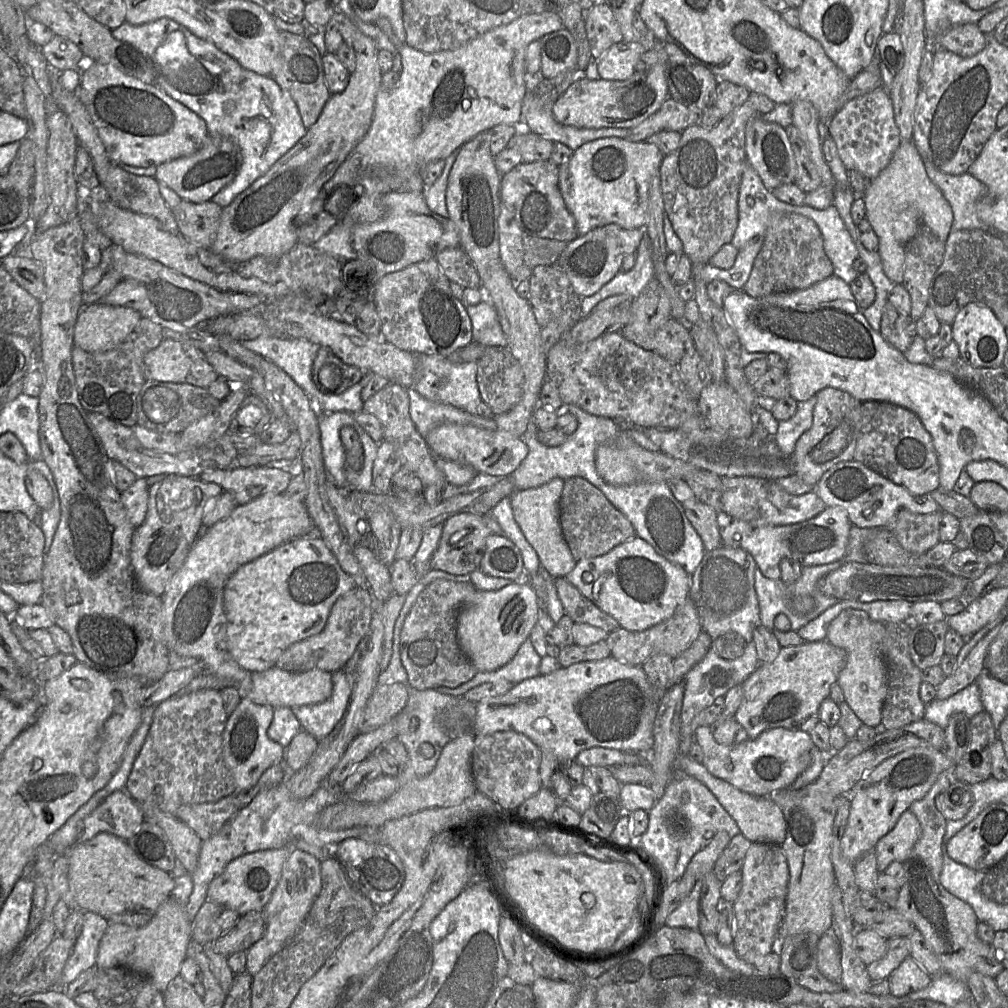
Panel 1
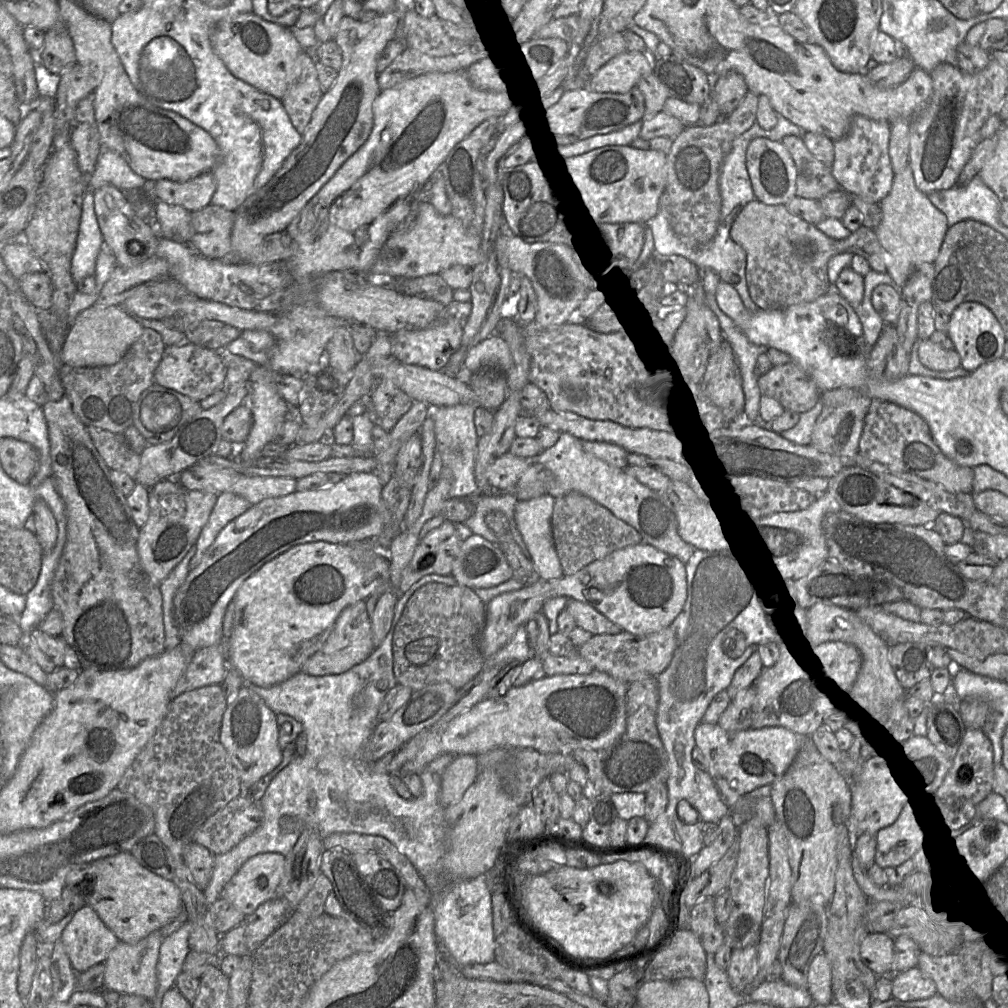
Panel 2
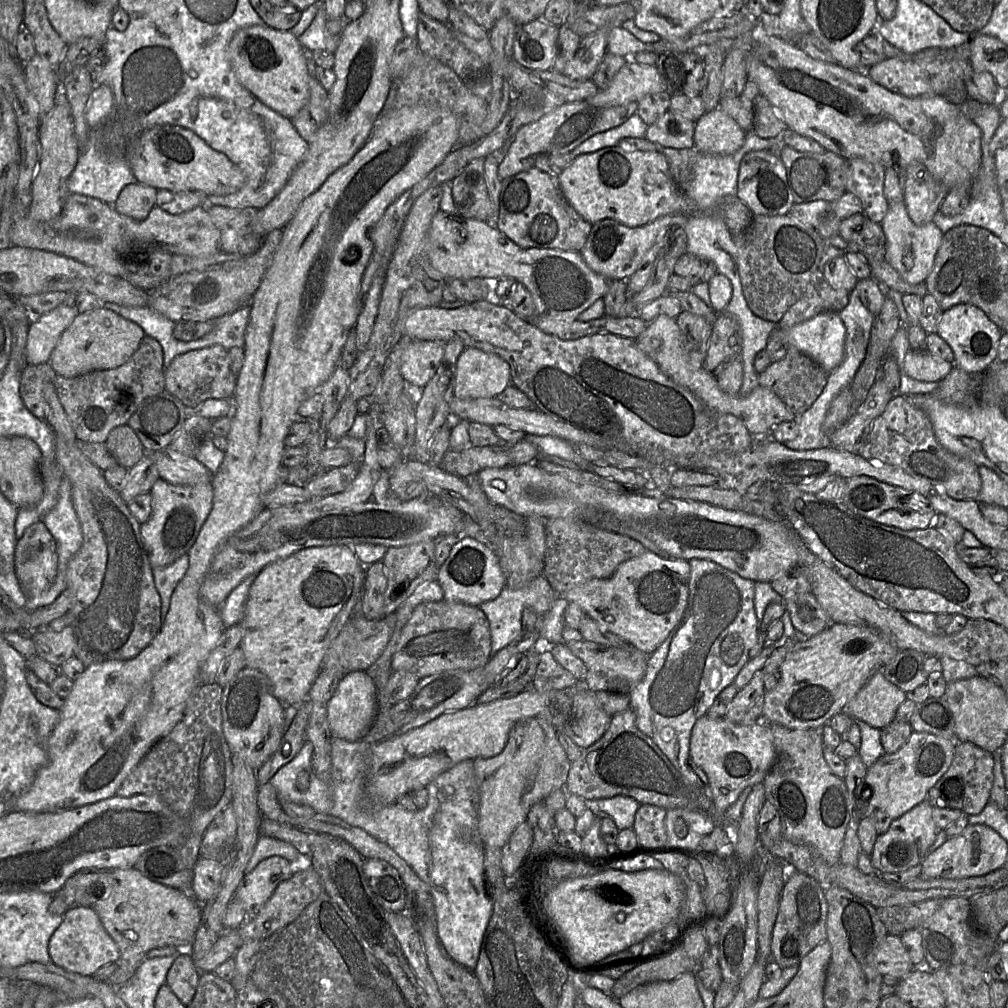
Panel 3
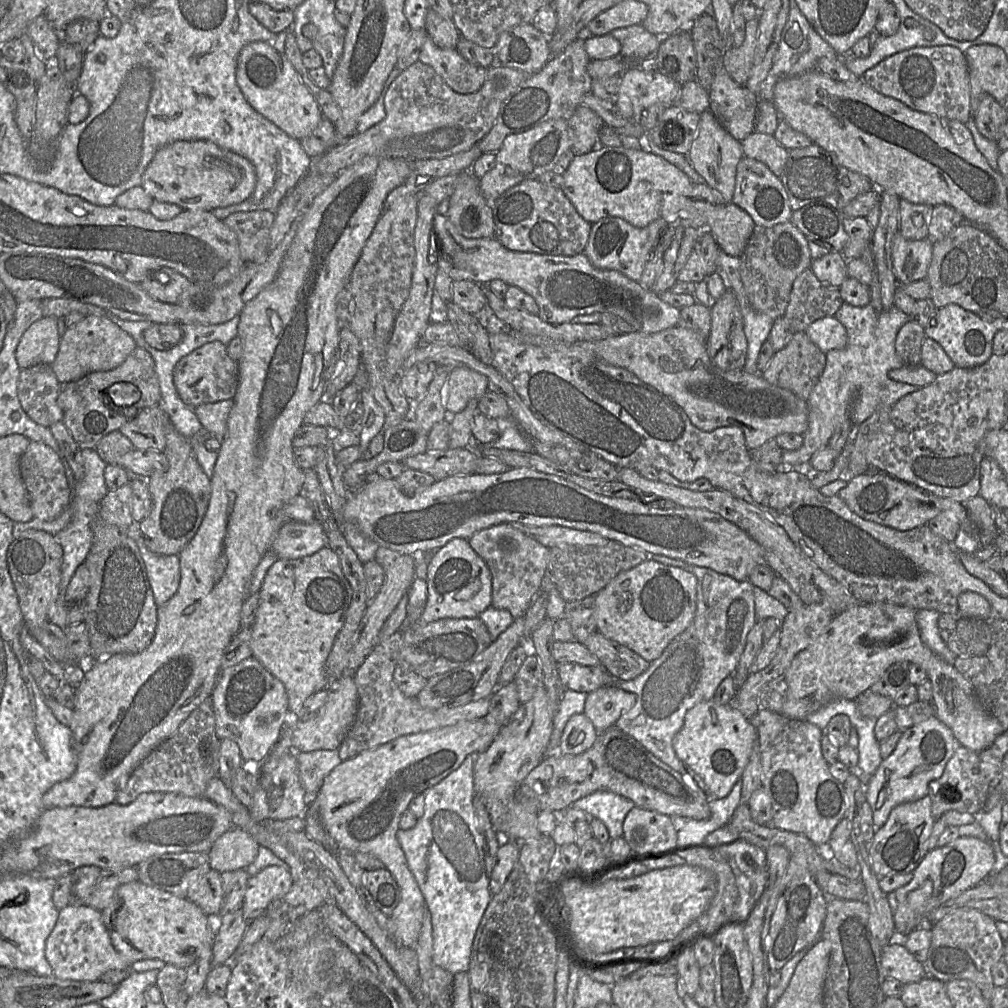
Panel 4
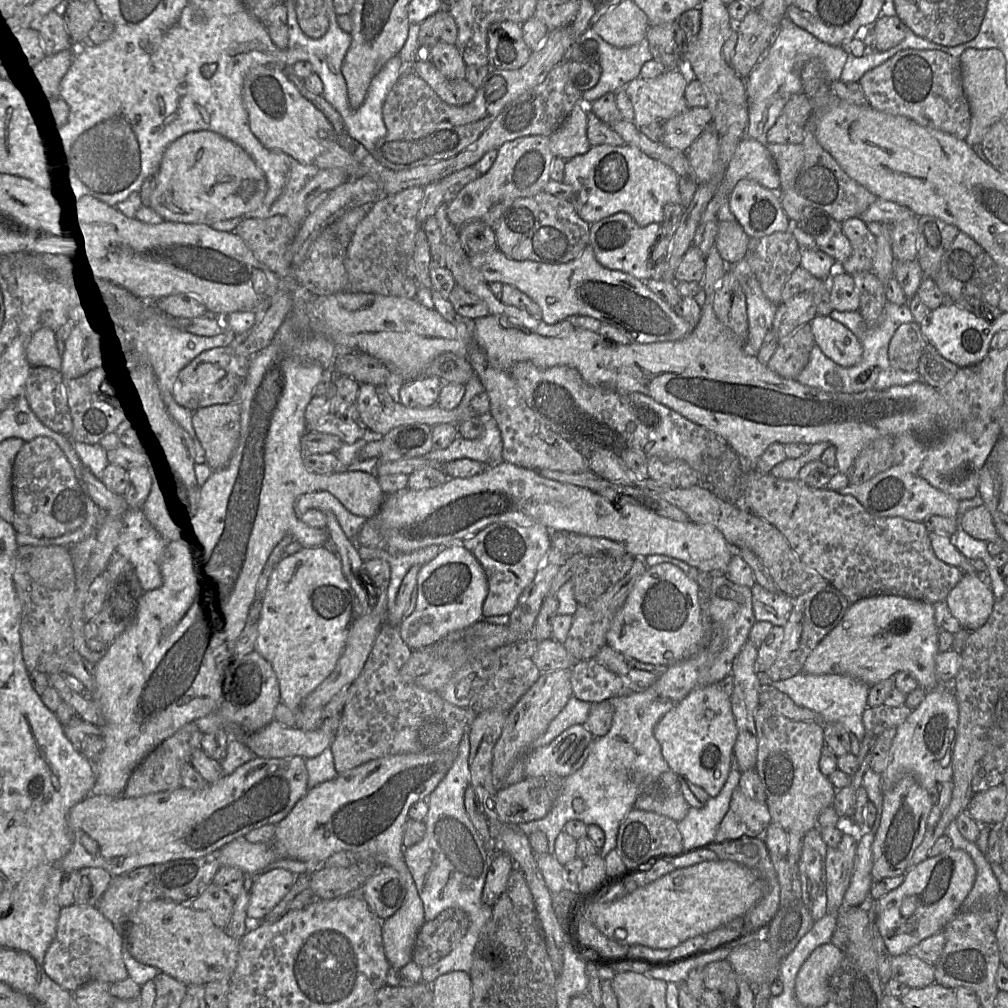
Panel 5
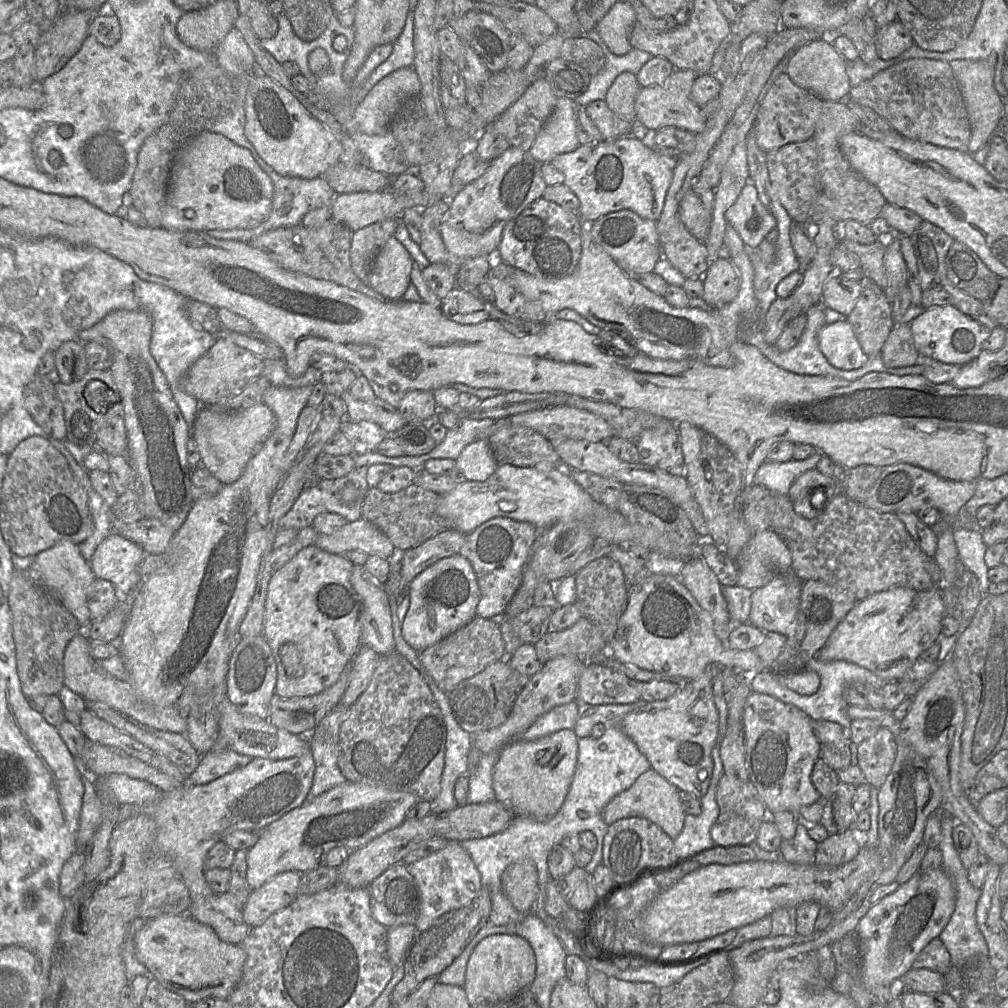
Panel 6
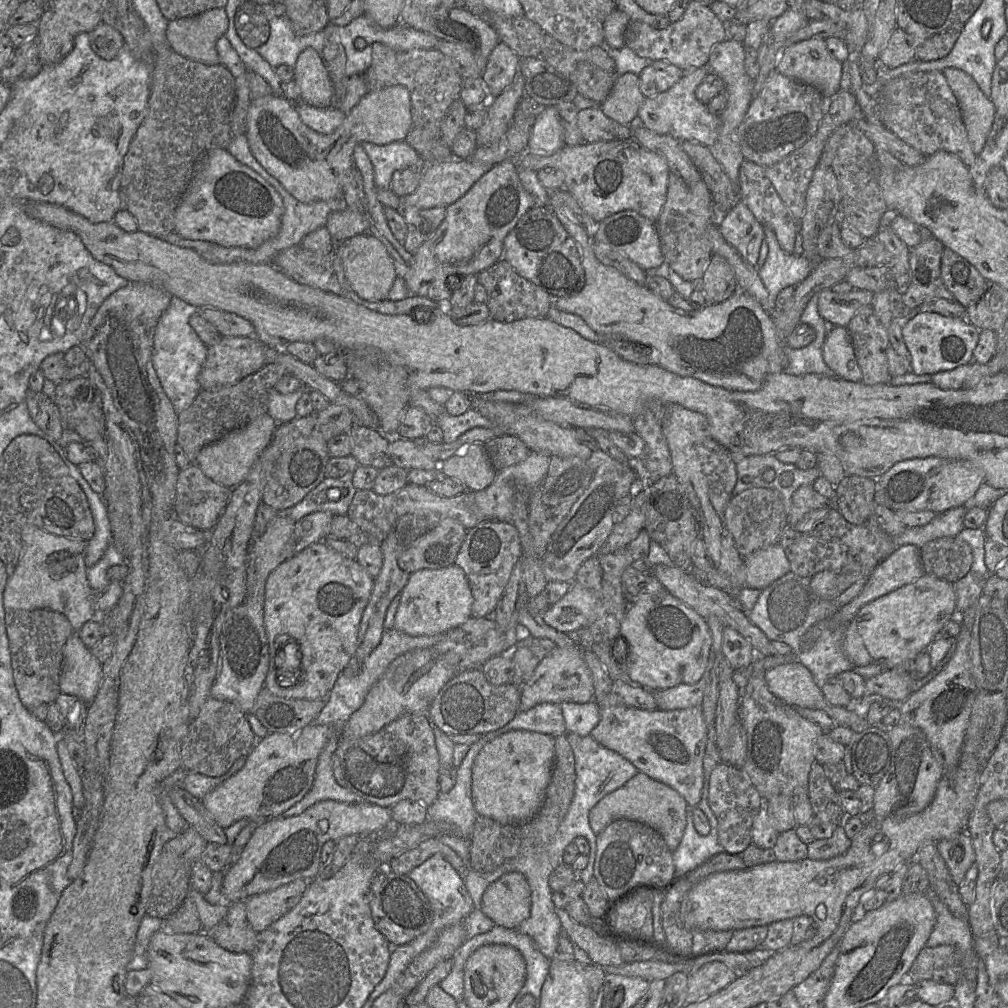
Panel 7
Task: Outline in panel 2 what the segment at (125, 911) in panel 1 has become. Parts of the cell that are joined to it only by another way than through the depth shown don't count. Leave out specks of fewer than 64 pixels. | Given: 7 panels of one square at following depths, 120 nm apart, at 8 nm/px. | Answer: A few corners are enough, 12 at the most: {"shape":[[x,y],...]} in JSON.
{"shape":[[131,852],[88,864],[90,906],[136,944],[183,910]]}

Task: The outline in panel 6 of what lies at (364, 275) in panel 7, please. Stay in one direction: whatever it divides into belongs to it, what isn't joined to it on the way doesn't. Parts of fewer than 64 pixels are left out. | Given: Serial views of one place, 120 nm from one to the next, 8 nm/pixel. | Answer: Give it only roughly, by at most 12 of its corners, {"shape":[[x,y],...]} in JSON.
{"shape":[[391,237],[377,252],[367,284],[401,300],[413,263]]}

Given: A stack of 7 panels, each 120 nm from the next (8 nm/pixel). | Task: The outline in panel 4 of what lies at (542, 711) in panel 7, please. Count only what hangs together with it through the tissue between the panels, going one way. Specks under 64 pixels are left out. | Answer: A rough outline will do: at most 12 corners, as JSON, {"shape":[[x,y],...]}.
{"shape":[[565,690],[545,757],[558,753],[564,727],[584,712],[587,695]]}

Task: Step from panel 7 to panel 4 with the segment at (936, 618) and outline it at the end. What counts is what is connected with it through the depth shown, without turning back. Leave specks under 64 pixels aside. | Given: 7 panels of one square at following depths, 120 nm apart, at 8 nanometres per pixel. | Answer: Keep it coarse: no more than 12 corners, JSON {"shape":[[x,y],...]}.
{"shape":[[858,603],[785,672],[781,714],[855,700],[920,665],[936,717],[977,753],[1005,730],[971,681],[923,643],[916,612]]}

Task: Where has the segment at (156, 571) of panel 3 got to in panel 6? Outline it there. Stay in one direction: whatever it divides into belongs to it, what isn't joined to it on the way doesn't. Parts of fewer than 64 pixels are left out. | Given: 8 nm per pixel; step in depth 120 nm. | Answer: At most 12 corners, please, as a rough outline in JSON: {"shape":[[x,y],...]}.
{"shape":[[112,531],[89,560],[119,594],[137,592],[146,552]]}

